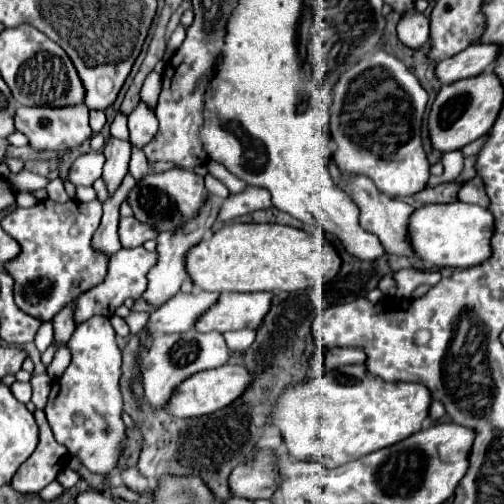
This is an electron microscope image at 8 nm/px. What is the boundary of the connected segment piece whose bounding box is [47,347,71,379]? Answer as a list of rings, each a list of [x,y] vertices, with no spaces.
[[[61,347],[61,349],[55,353],[55,359],[53,359],[53,363],[49,365],[49,369],[47,369],[49,377],[53,377],[53,379],[61,377],[61,373],[69,367],[69,361],[71,361],[71,351],[69,351],[67,347]]]

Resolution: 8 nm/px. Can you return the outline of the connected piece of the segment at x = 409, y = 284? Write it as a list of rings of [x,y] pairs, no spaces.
[[[413,267],[397,271],[393,277],[397,281],[397,297],[399,299],[409,299],[411,293],[413,293],[413,289],[417,285],[421,285],[421,283],[427,283],[427,285],[433,287],[441,279],[441,275],[437,271],[433,271],[433,273],[427,271],[425,273],[423,269],[413,269]]]

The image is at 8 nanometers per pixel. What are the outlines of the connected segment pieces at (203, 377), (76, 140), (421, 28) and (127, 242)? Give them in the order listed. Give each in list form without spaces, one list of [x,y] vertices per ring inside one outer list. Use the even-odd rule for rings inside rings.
[[[221,365],[217,369],[195,373],[191,377],[187,377],[181,385],[177,385],[177,389],[173,391],[173,397],[169,399],[165,409],[173,417],[201,417],[201,415],[213,413],[213,411],[229,405],[235,397],[239,397],[245,391],[249,381],[251,381],[251,377],[243,365],[237,365],[237,367],[235,365]]]
[[[83,103],[67,105],[67,107],[19,107],[15,117],[15,127],[17,131],[29,137],[33,149],[49,149],[49,151],[73,149],[81,145],[85,139],[89,139],[93,133]]]
[[[405,13],[397,23],[397,35],[407,47],[419,49],[429,37],[429,19],[423,13]]]
[[[123,217],[119,223],[119,239],[125,249],[139,247],[147,239],[155,239],[157,231],[149,227],[149,223],[141,223],[135,217]]]

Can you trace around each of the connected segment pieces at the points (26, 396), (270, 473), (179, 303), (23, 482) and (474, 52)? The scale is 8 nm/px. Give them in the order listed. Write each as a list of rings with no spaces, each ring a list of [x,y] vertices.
[[[15,381],[15,383],[11,385],[11,391],[13,391],[13,395],[15,395],[21,403],[29,403],[29,399],[31,399],[31,383]]]
[[[263,451],[251,465],[237,465],[229,475],[229,489],[233,497],[251,501],[269,499],[277,487],[275,453]]]
[[[207,291],[177,293],[169,301],[165,301],[157,311],[151,313],[145,329],[149,331],[149,335],[157,333],[171,335],[189,331],[193,327],[193,321],[197,321],[197,317],[205,313],[205,309],[213,305],[213,301],[217,301],[217,297],[219,293],[207,293]]]
[[[37,409],[33,415],[39,425],[39,445],[11,479],[11,487],[25,495],[39,493],[43,487],[47,487],[67,463],[65,447],[53,439],[49,423],[45,421],[45,413]]]
[[[487,43],[469,45],[465,51],[441,61],[435,67],[435,77],[439,79],[441,85],[451,85],[455,81],[481,75],[495,61],[495,55],[497,55],[495,45]]]

